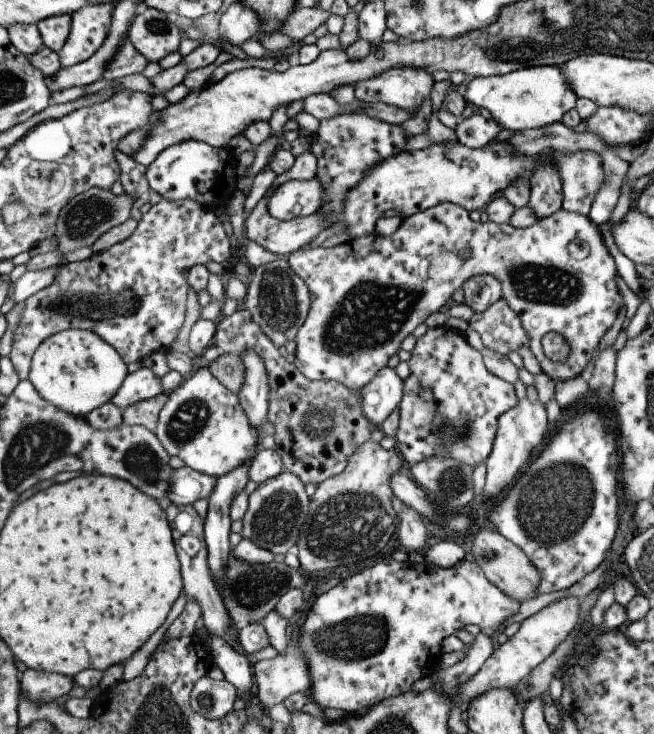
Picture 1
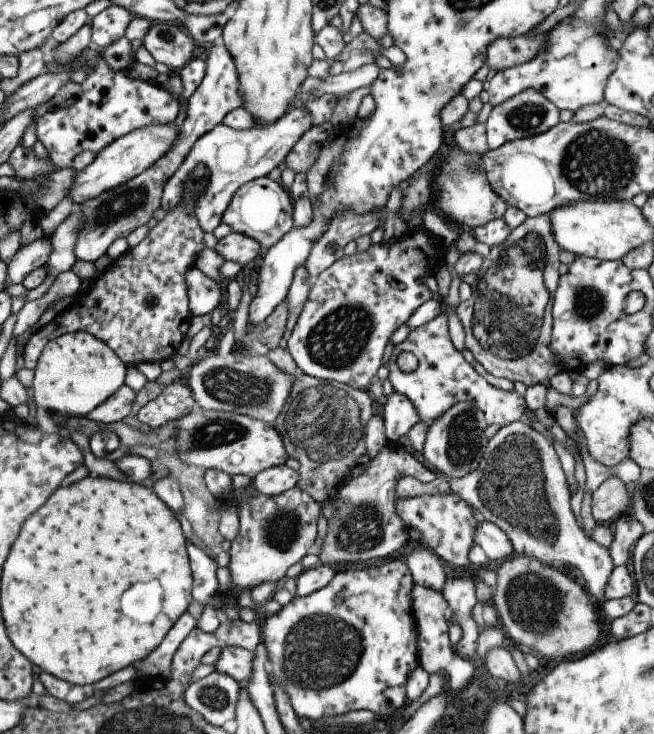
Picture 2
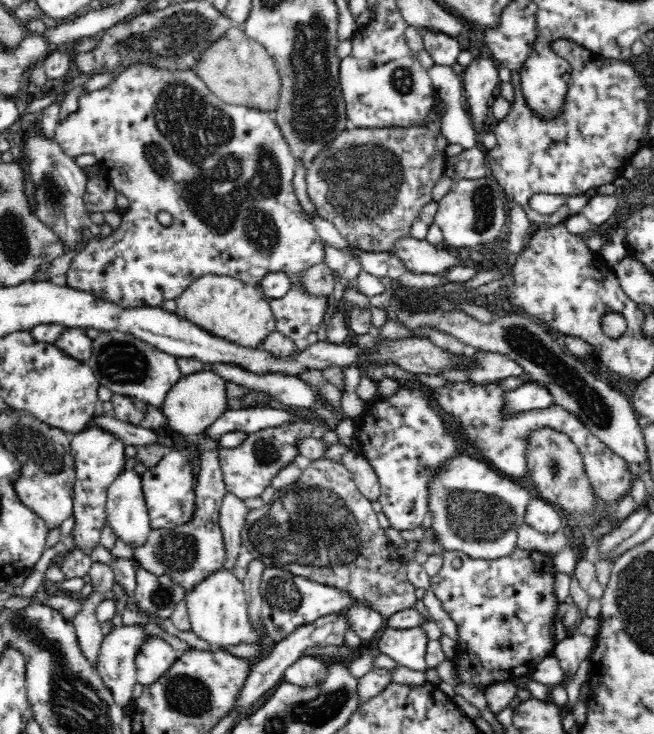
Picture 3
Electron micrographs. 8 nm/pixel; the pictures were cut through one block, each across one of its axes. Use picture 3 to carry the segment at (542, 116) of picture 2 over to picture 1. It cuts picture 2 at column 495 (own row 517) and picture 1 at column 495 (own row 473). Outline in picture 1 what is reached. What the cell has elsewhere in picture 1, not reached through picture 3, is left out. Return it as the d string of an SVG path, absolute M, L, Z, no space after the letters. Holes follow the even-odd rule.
M474 114L460 122L454 132L462 145L480 149L491 143L501 130L502 128L493 119L488 120L485 114Z

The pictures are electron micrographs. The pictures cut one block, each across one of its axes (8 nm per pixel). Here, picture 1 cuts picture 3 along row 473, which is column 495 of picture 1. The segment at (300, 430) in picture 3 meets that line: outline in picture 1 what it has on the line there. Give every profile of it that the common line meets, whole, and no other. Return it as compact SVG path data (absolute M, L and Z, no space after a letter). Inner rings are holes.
M441 203L413 216L404 218L398 230L391 236L381 236L371 233L366 237L352 238L350 242L344 242L344 244L334 246L334 248L320 247L314 248L314 250L301 249L295 251L288 256L287 262L290 264L292 271L306 284L311 297L311 304L306 321L300 326L297 338L294 340L297 348L294 353L296 360L293 364L310 381L321 379L336 381L340 385L346 386L346 389L360 392L370 380L374 379L374 376L383 367L388 365L391 356L399 352L404 339L408 335L412 335L412 332L414 332L417 326L424 323L432 314L439 312L440 308L452 298L456 290L463 287L471 277L489 275L496 278L497 282L500 282L501 297L506 300L507 306L519 317L521 326L529 339L528 346L534 354L541 372L557 382L570 381L578 377L585 370L586 366L588 366L588 363L593 360L594 350L598 348L600 340L602 340L602 337L611 328L612 324L614 324L620 307L625 304L616 282L614 282L614 278L618 275L615 262L609 254L608 248L605 246L599 227L599 224L594 223L590 218L561 208L551 216L539 219L532 227L518 229L512 227L509 223L494 223L493 221L473 222L470 219L469 213L464 208L456 204ZM548 332L558 332L566 338L568 345L571 347L571 359L562 363L554 363L550 362L544 356L541 346L542 336Z

